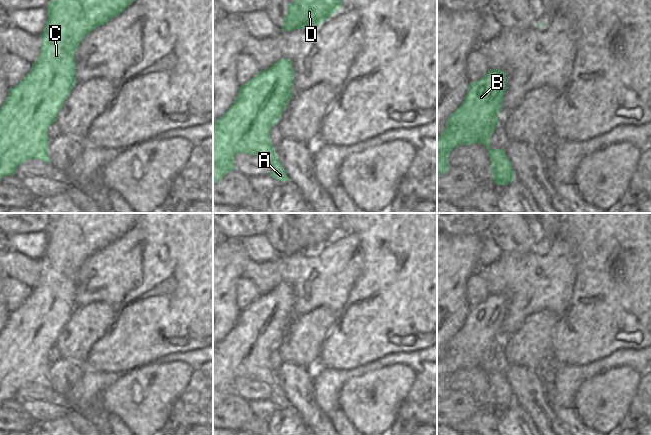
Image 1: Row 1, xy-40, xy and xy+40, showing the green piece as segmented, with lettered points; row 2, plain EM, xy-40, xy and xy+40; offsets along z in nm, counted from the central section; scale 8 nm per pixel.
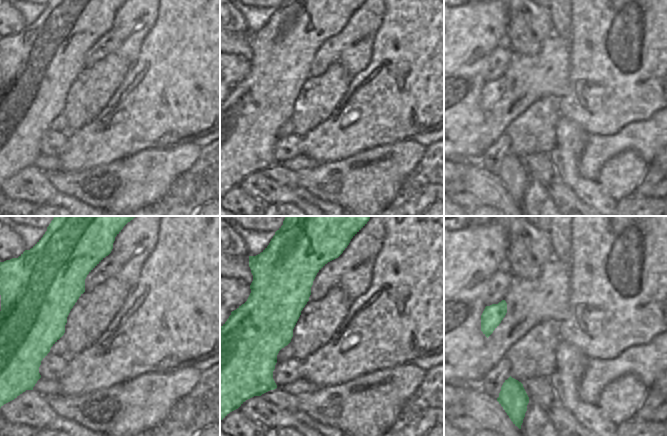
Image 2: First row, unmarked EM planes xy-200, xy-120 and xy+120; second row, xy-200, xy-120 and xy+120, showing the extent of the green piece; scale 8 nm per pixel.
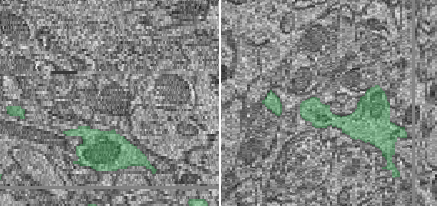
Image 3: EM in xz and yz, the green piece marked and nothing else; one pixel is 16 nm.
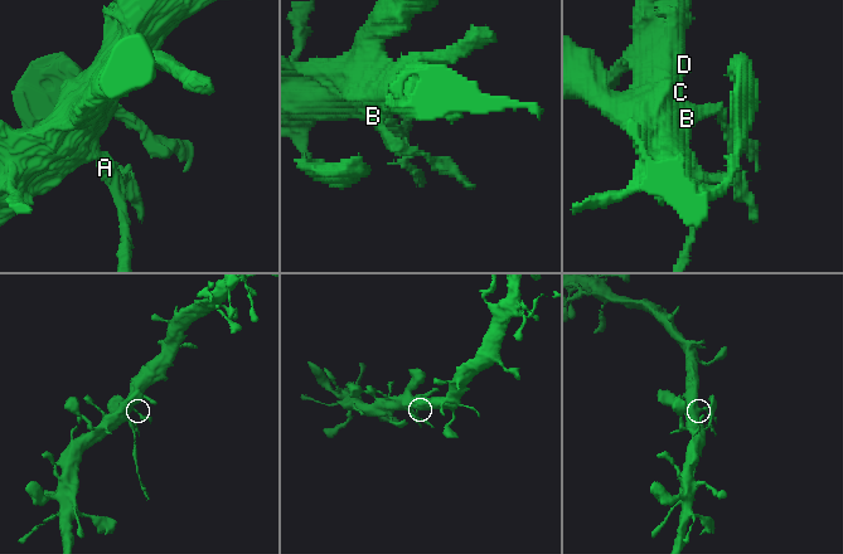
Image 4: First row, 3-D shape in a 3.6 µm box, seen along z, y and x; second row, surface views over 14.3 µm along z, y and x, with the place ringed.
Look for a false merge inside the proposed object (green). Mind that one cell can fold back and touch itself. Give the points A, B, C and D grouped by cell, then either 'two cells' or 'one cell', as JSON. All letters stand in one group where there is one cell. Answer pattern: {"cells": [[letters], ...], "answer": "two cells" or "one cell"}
{"cells": [["A"], ["B", "C", "D"]], "answer": "two cells"}

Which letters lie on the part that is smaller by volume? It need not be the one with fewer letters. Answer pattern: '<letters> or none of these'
A

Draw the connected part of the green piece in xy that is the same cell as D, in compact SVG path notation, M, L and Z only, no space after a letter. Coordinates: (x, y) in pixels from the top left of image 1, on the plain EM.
M291 213L294 226L288 228L282 255L317 251L342 230L346 213Z

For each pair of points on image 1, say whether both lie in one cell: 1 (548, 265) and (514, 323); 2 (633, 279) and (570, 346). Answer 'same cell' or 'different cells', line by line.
1: same cell
2: same cell

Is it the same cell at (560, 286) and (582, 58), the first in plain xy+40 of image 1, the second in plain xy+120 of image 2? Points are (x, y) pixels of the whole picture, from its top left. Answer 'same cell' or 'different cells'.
different cells

